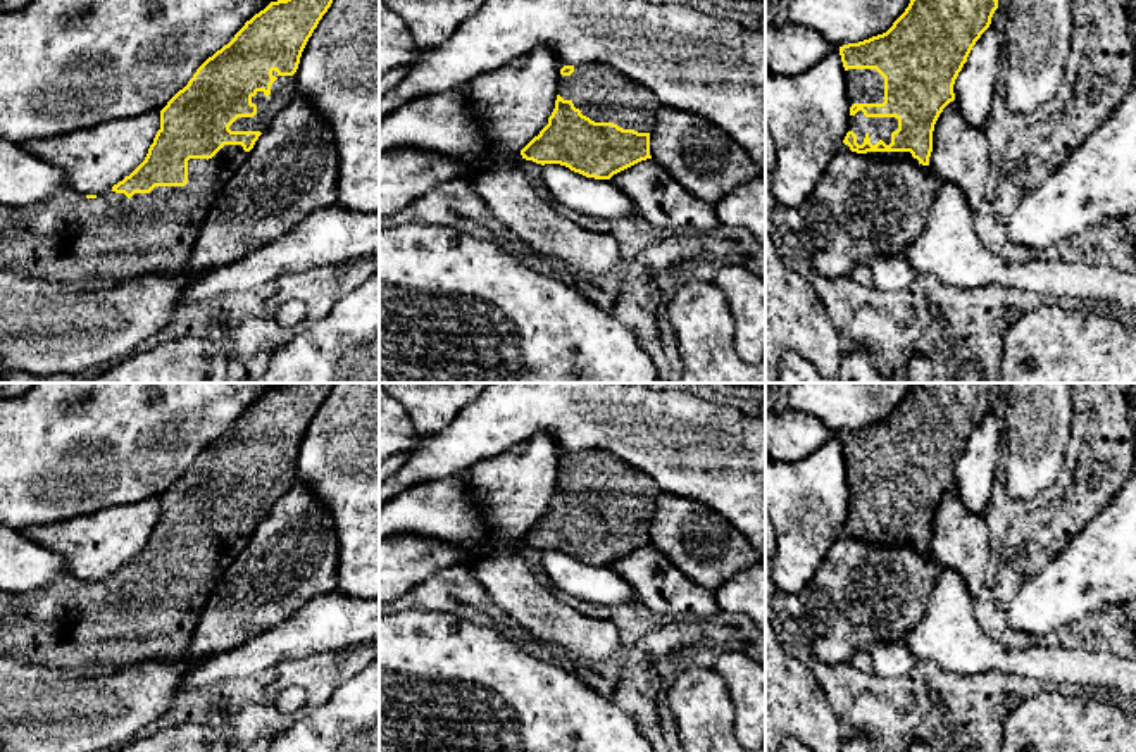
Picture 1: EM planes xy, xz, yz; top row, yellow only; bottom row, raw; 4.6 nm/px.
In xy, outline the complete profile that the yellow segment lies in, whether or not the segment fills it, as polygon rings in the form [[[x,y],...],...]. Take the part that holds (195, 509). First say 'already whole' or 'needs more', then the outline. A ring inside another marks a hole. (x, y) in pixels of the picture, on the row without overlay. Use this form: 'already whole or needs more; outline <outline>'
needs more; outline [[[288,383],[271,388],[209,443],[160,497],[160,516],[145,547],[122,567],[98,581],[62,573],[40,590],[0,592],[0,655],[72,673],[102,673],[141,664],[157,657],[183,657],[198,616],[212,590],[241,554],[259,523],[295,485],[295,459],[302,438],[336,383]]]

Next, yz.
needs more; outline [[[912,383],[886,419],[840,433],[852,492],[840,538],[877,545],[907,543],[921,554],[929,552],[934,511],[955,486],[955,466],[996,395],[996,383]]]

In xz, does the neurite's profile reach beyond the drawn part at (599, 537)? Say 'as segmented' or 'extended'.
extended

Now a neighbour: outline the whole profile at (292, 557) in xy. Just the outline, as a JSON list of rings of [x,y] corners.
[[[295,483],[259,523],[198,616],[186,655],[202,659],[269,631],[309,600],[338,590],[338,536],[331,512]]]

